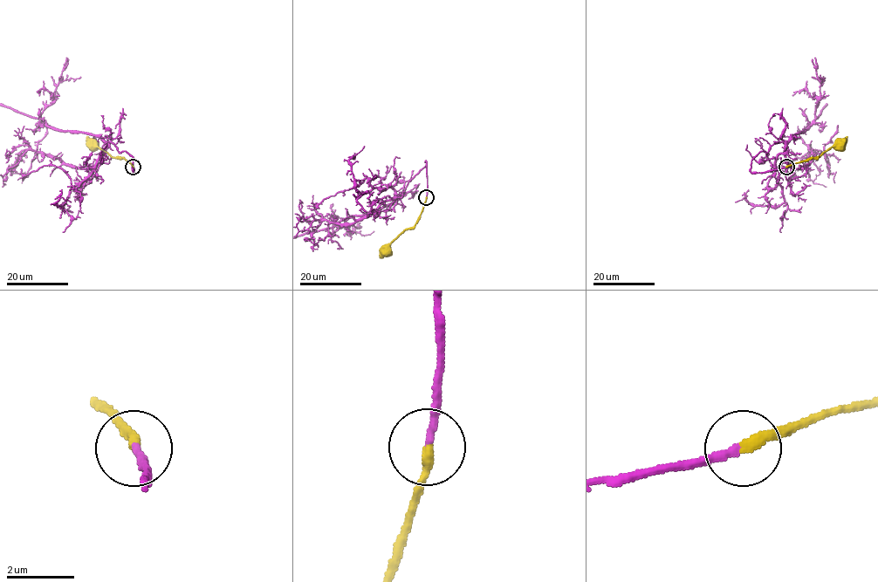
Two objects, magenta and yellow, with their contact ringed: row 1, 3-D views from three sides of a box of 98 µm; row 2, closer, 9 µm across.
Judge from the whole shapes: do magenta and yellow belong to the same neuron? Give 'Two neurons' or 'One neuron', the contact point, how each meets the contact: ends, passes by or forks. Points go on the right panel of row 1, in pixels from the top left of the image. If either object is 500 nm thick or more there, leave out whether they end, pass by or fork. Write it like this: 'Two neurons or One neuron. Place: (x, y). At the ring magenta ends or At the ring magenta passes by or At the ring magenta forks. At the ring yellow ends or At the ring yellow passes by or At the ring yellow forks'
One neuron. Place: (786, 167). At the ring magenta ends. At the ring yellow ends

